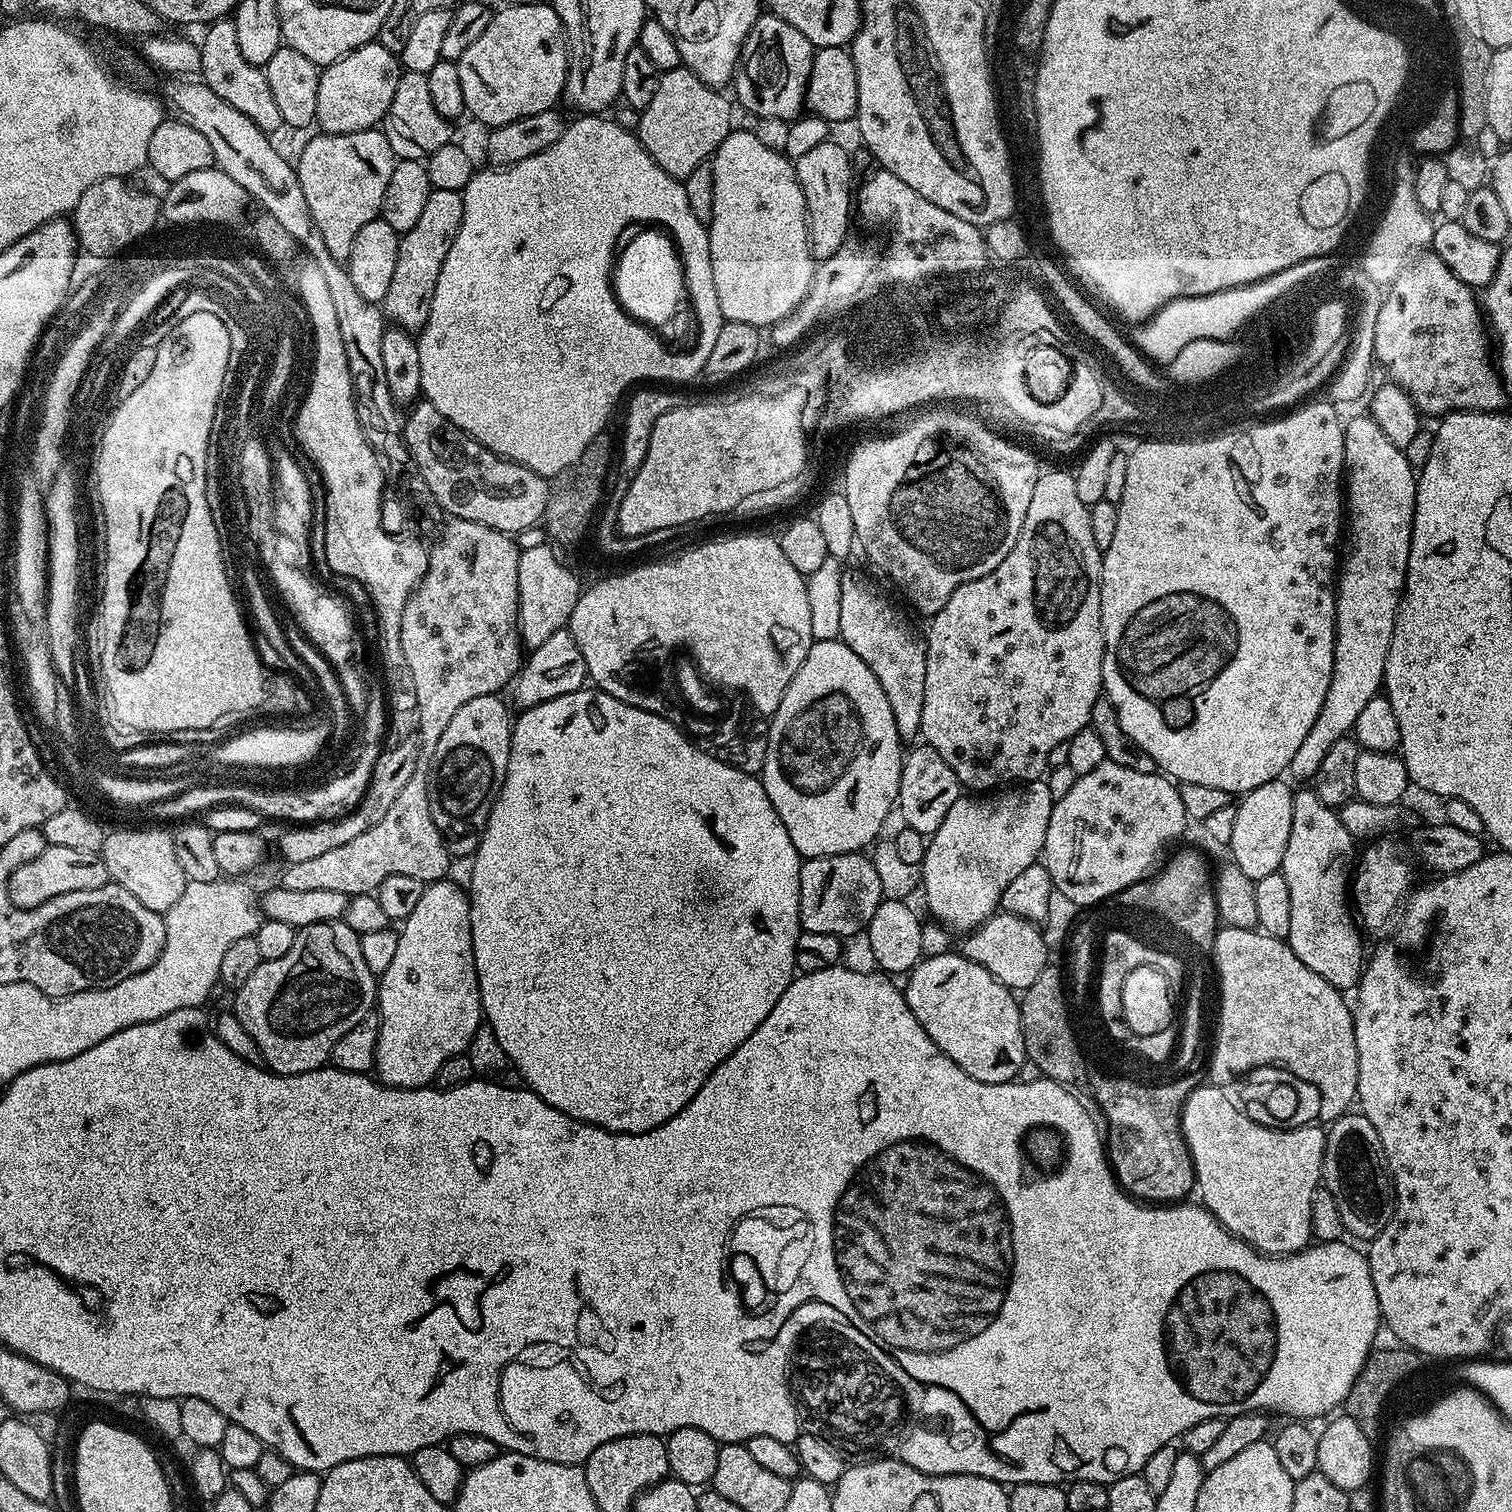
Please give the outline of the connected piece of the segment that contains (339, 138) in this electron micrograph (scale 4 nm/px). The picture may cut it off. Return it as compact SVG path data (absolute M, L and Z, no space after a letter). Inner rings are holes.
M379 127L358 130L350 134L315 135L305 142L300 157L294 160L296 177L302 186L302 194L306 194L310 218L314 218L314 226L318 226L331 257L347 262L350 250L354 250L354 238L358 238L362 226L380 216L382 198L386 198L386 185L390 182L390 174L394 174L398 158Z

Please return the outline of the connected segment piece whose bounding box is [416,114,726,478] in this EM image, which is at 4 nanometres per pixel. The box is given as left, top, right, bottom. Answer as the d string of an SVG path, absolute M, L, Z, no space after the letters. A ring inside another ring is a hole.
M584 114L565 127L562 138L554 142L544 152L534 154L517 164L507 166L488 166L485 172L473 171L470 182L464 187L464 213L462 226L458 230L458 238L454 238L454 246L450 246L450 254L446 254L446 262L442 262L442 274L438 274L438 286L434 286L434 302L430 302L430 318L426 318L426 326L420 329L416 345L422 370L420 391L423 399L428 401L444 415L445 419L461 432L477 440L482 446L496 452L505 460L528 467L545 478L554 478L562 470L566 470L586 450L590 441L605 431L608 419L616 408L616 403L633 386L641 382L664 382L660 380L692 380L699 377L706 366L706 358L710 358L710 350L714 350L714 342L718 339L718 330L724 325L725 318L718 306L718 290L714 290L714 270L710 262L710 242L705 221L696 223L696 242L686 242L682 238L686 232L670 232L668 240L680 240L680 244L662 244L650 228L640 224L638 218L654 218L656 210L690 210L690 202L686 198L683 183L677 177L666 174L662 166L650 158L650 154L642 146L639 136L631 127L623 128L615 124L604 114ZM628 246L682 246L684 258L688 264L690 286L694 288L694 296L698 300L698 312L702 316L702 340L696 340L698 346L674 346L670 348L670 338L662 336L661 340L650 338L640 324L634 320L634 312L626 306L622 298L622 290L632 282L630 274L624 274L624 256Z

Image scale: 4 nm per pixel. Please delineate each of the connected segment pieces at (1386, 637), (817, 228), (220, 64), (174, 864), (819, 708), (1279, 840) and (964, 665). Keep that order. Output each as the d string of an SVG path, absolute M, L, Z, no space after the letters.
M1371 414L1363 415L1344 424L1346 544L1349 548L1336 585L1334 674L1318 722L1314 722L1292 759L1291 775L1300 780L1311 781L1315 777L1330 746L1355 729L1358 714L1362 714L1366 702L1381 691L1394 622L1404 596L1418 476L1410 462L1406 462L1404 449L1394 446L1394 442L1382 434Z
M830 138L822 142L822 146L814 146L807 154L795 157L794 167L796 177L804 191L806 206L808 207L808 241L812 247L813 257L817 261L830 258L842 250L842 246L849 243L848 223L854 220L854 184L852 188L852 164L848 161L848 152L840 144L835 144L835 139Z
M235 19L214 20L203 29L203 32L204 41L199 41L198 47L200 50L199 75L202 77L204 85L210 90L214 90L214 94L218 94L218 98L222 98L222 102L226 102L230 106L234 106L234 110L246 114L246 118L250 118L250 122L254 122L254 126L258 126L263 132L275 134L279 128L283 129L285 127L284 119L282 114L278 114L274 93L270 90L268 73L261 65L246 62L246 58L243 57L242 50L238 46Z
M160 826L154 827L158 828L132 828L129 832L109 831L104 838L102 855L111 883L130 890L130 894L134 894L134 898L138 898L138 902L142 902L142 906L147 906L149 910L163 914L170 910L170 906L174 906L174 902L178 902L178 898L182 898L182 890L186 881L182 865L178 862L178 854L174 854L172 832L168 830L163 832L160 829L163 827Z
M817 640L810 646L802 666L798 666L798 674L786 686L786 694L782 694L782 702L778 702L778 710L770 718L768 725L768 745L766 746L765 764L762 771L762 783L778 818L782 818L782 826L786 826L786 834L790 834L790 842L794 842L794 850L798 850L801 858L829 856L830 854L846 854L867 849L881 835L888 815L893 815L900 799L900 779L906 755L898 734L898 726L894 722L894 710L890 710L890 701L886 698L886 690L882 690L882 682L874 678L874 670L850 650L843 640Z
M1281 778L1266 782L1252 792L1243 793L1241 800L1244 801L1236 804L1234 838L1230 838L1227 847L1232 851L1231 863L1236 864L1238 870L1251 880L1258 881L1266 878L1266 874L1281 871L1294 809L1294 788L1286 781Z
M1041 471L1038 482L1034 486L1034 498L1030 498L1030 510L1026 510L1026 522L1018 534L1018 542L1014 542L1014 550L1010 550L1010 554L1006 554L1006 558L1002 558L1002 562L998 562L998 566L994 570L990 570L990 574L986 574L982 578L974 578L970 582L958 586L958 590L954 590L954 594L950 594L950 602L946 602L946 606L942 606L942 610L938 610L938 614L931 617L929 624L932 625L928 628L928 636L926 635L926 643L924 645L924 649L926 650L926 698L922 698L920 736L922 737L923 743L934 746L934 750L938 750L938 754L942 754L942 759L946 761L946 766L950 766L950 770L954 770L954 774L960 779L960 783L965 789L992 790L997 786L1012 786L1017 782L1041 779L1049 771L1048 759L1050 758L1050 750L1054 750L1054 746L1058 746L1059 744L1066 744L1071 736L1078 734L1078 730L1091 725L1094 702L1101 699L1102 685L1104 683L1104 679L1102 678L1104 631L1102 630L1102 618L1100 617L1100 562L1102 559L1102 549L1094 542L1094 534L1090 534L1090 514L1088 510L1089 505L1084 504L1082 498L1078 498L1078 490L1074 487L1074 475L1071 471Z

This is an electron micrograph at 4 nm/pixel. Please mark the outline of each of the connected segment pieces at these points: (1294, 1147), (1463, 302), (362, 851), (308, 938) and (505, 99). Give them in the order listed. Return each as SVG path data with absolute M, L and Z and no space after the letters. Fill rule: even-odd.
M1199 1086L1190 1093L1185 1103L1184 1111L1180 1116L1181 1130L1184 1140L1188 1143L1189 1153L1192 1155L1193 1170L1195 1172L1195 1187L1200 1192L1199 1203L1212 1213L1212 1217L1233 1236L1245 1240L1251 1248L1266 1256L1291 1256L1293 1252L1301 1252L1313 1243L1312 1219L1310 1218L1310 1206L1314 1202L1314 1194L1321 1187L1324 1175L1324 1138L1326 1135L1323 1127L1316 1124L1303 1124L1301 1128L1268 1128L1250 1119L1241 1108L1237 1106L1222 1090L1215 1086Z
M1434 254L1417 255L1411 263L1401 270L1399 276L1392 281L1387 289L1384 305L1381 306L1381 310L1378 313L1377 325L1374 329L1373 354L1375 363L1379 367L1381 364L1388 371L1387 379L1391 383L1397 384L1411 398L1414 406L1425 417L1436 416L1435 418L1443 418L1449 412L1499 412L1505 407L1504 391L1506 391L1506 385L1498 371L1497 365L1494 363L1493 353L1490 351L1490 332L1486 327L1486 317L1482 311L1481 301L1478 299L1474 289L1466 282L1459 280L1450 270L1450 266L1446 266L1446 262L1442 262L1442 258L1438 258Z
M417 770L390 805L390 810L386 810L382 822L370 826L366 834L358 834L358 838L346 842L346 846L338 846L307 862L287 865L278 880L279 887L286 890L334 890L351 898L367 892L375 893L380 883L394 874L406 874L425 882L445 879L449 875L450 853L440 827L430 814L429 783L429 773Z
M343 919L327 920L299 929L294 946L290 946L287 954L260 964L258 970L254 970L254 974L250 974L250 978L235 989L234 1011L246 1034L258 1042L264 1064L271 1071L277 1076L306 1074L325 1067L332 1059L334 1042L338 1042L346 1030L358 1026L362 1018L370 1015L376 1002L377 987L377 977L373 976L370 966L366 966L362 959L360 936L350 930Z
M551 3L512 4L509 8L502 9L501 12L499 10L493 11L490 26L486 26L485 32L466 49L466 54L462 54L462 58L455 61L458 66L458 78L462 78L462 98L464 99L467 115L469 117L472 115L474 119L481 120L482 123L488 124L489 129L493 129L501 128L502 125L514 122L518 118L526 118L530 114L542 114L542 110L556 108L559 105L559 100L562 100L564 96L569 55L568 41L564 35L564 23L558 18L558 14L552 8Z

